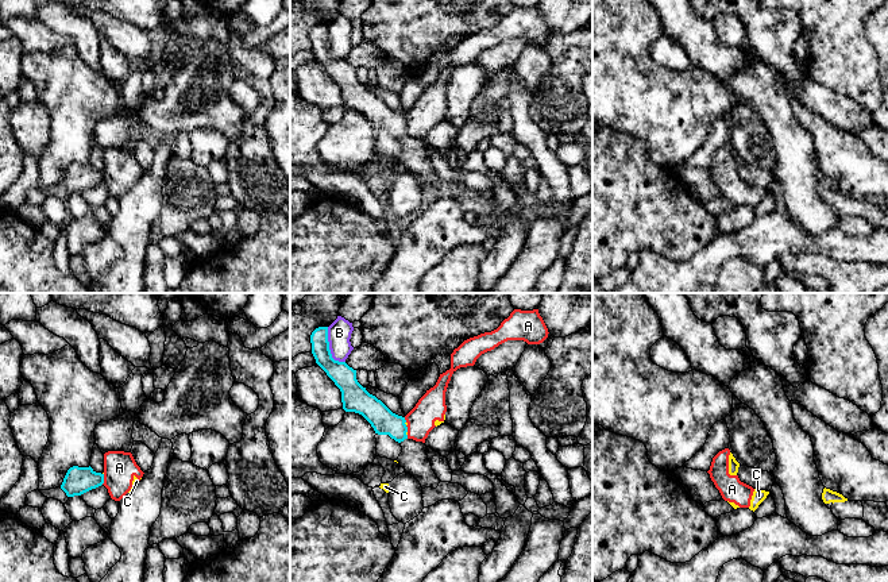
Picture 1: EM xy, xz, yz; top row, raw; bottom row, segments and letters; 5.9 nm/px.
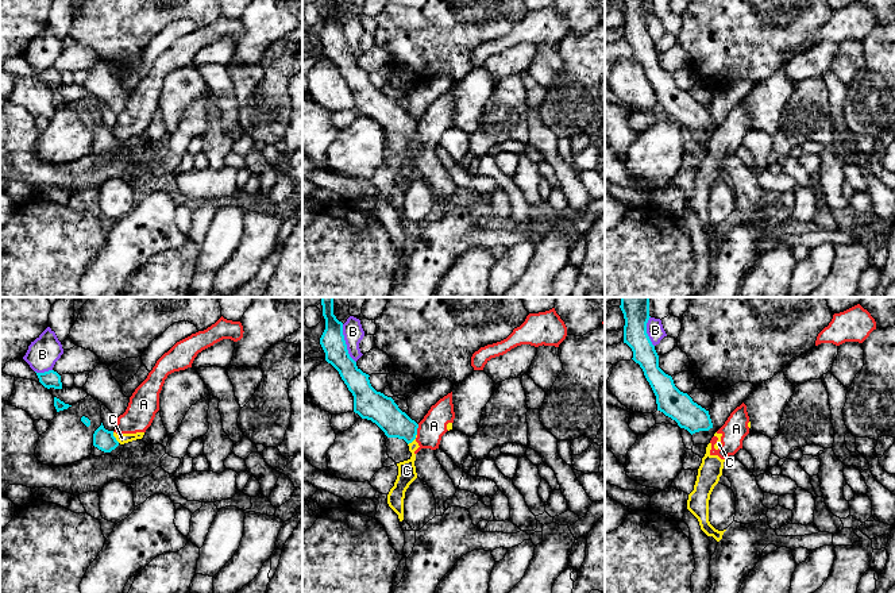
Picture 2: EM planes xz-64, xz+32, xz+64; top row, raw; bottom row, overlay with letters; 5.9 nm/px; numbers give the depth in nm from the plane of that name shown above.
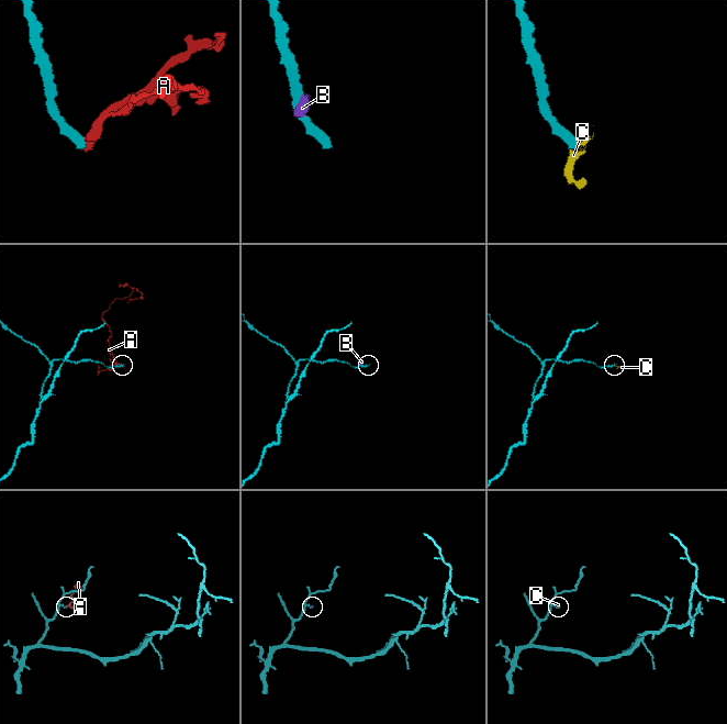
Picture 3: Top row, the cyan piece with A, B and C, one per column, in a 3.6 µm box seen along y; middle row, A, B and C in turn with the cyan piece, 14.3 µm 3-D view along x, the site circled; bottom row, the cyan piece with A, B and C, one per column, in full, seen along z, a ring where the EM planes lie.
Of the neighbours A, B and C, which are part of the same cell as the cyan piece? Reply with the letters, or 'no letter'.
no letter

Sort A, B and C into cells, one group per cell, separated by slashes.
A C / B

